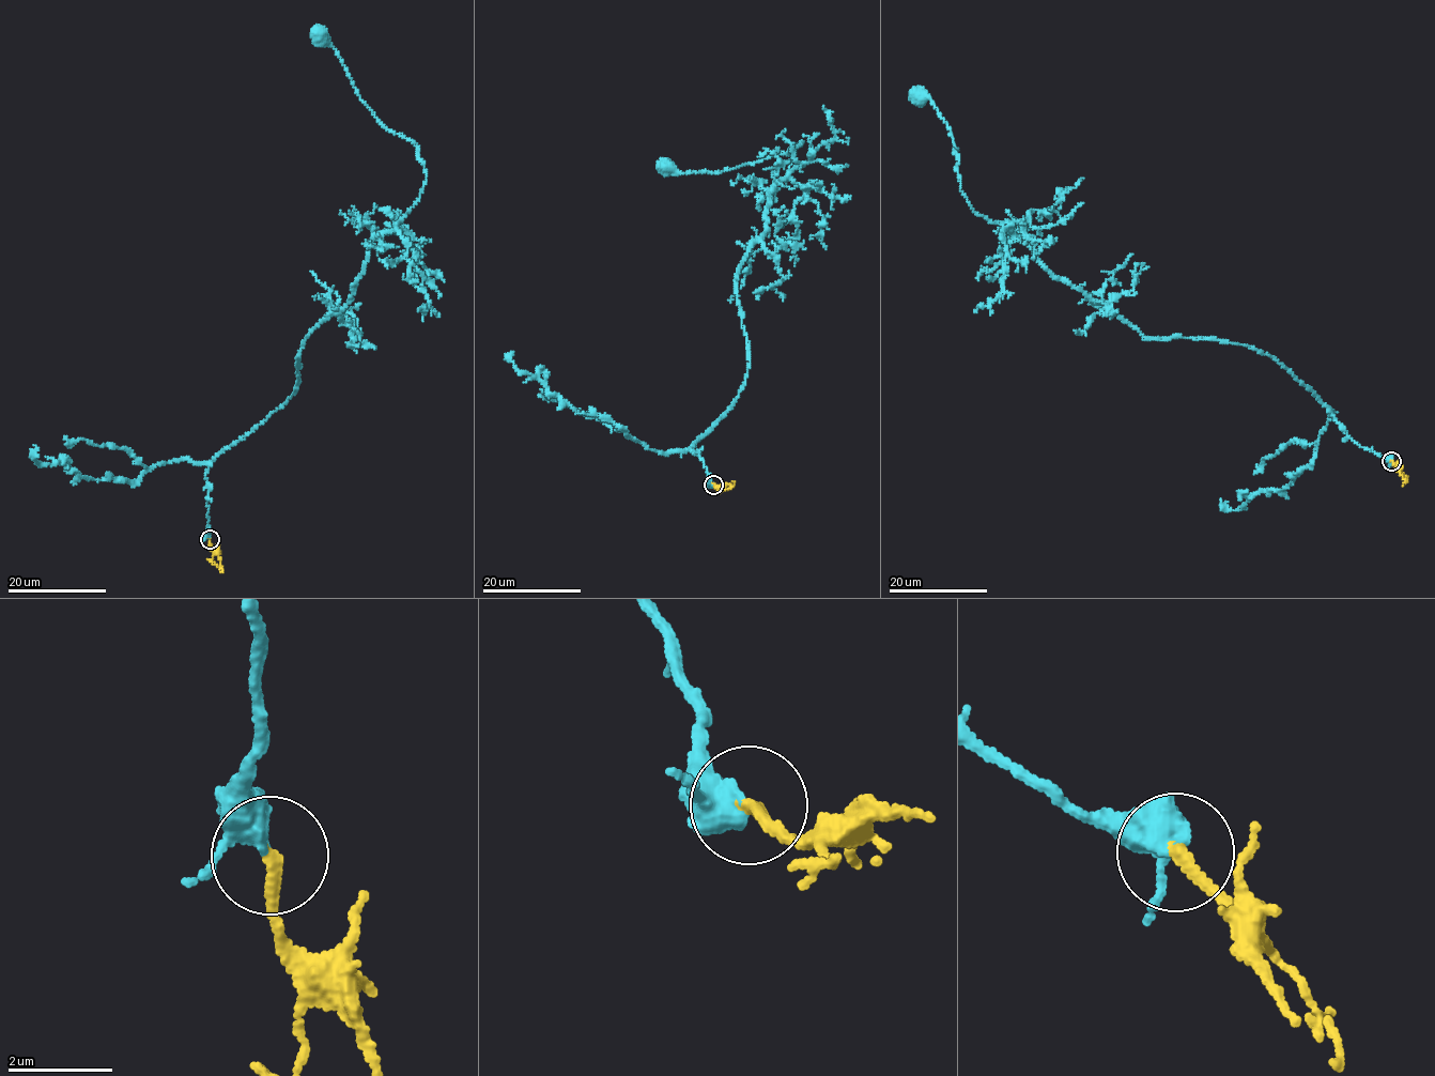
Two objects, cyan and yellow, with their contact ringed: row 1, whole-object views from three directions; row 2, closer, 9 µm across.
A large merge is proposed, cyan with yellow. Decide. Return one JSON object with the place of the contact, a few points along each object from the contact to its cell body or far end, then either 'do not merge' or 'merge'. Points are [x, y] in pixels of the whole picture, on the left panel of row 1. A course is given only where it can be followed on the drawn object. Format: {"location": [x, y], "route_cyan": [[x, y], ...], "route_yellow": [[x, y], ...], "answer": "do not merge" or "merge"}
{"location": [210, 539], "route_cyan": [[209, 539], [209, 467], [295, 392], [304, 343], [426, 181], [320, 34]], "route_yellow": [[209, 539], [220, 568], [215, 563]], "answer": "merge"}

